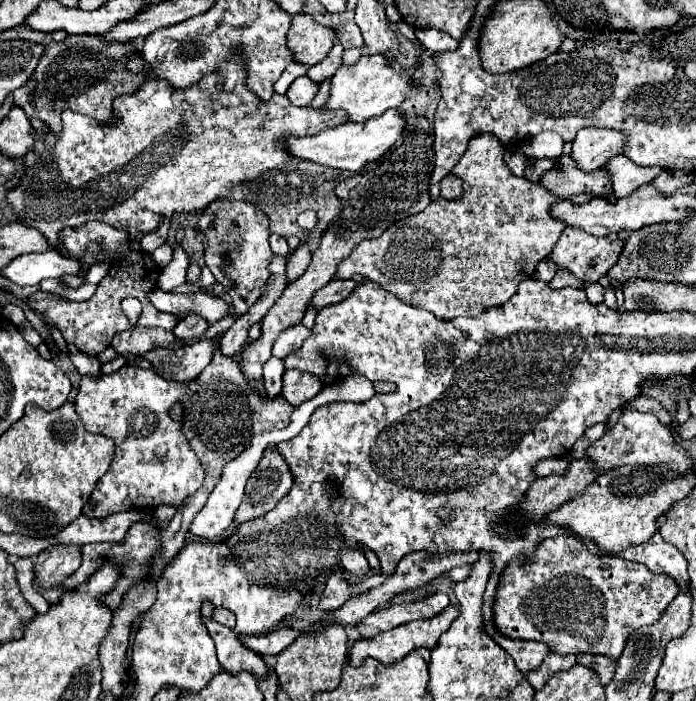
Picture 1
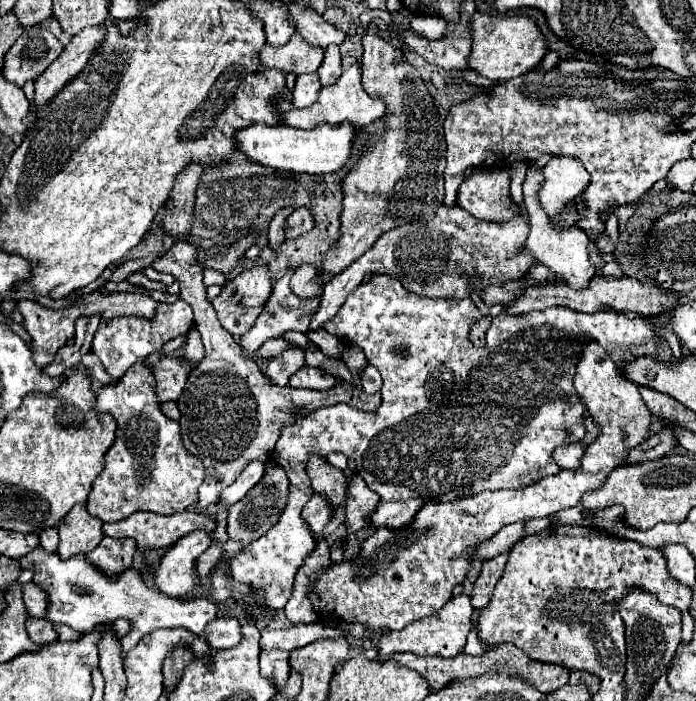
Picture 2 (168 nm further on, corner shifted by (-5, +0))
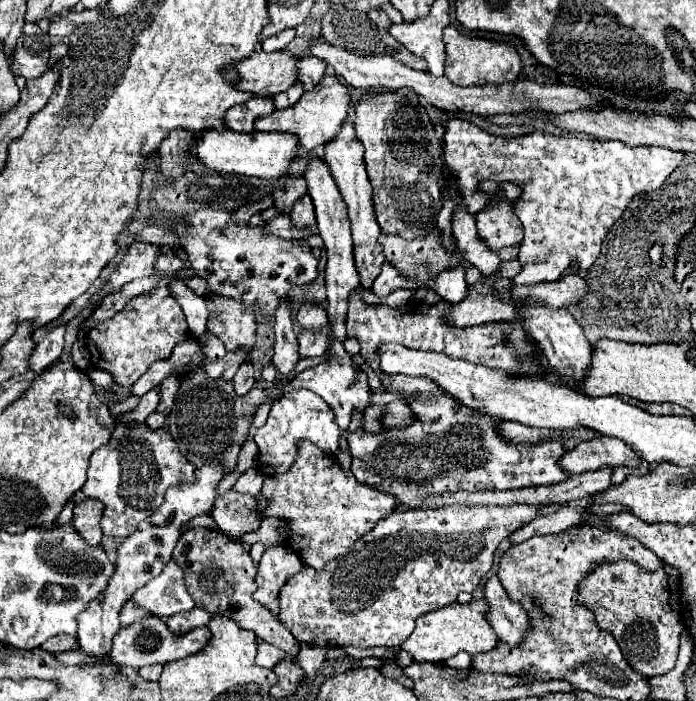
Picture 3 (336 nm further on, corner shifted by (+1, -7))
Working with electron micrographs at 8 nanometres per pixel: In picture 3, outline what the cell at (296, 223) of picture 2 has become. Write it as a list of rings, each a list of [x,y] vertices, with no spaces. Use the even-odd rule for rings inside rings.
[[[304,194],[292,208],[290,220],[294,228],[316,228],[316,216],[314,216],[314,206],[308,194]]]

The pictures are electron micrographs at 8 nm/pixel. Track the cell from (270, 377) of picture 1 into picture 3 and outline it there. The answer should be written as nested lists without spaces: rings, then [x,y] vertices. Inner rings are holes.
[[[284,304],[276,310],[276,324],[274,324],[276,340],[274,340],[274,356],[272,364],[282,376],[288,376],[294,372],[300,354],[296,352],[296,334],[292,330],[292,318],[290,318],[290,304]]]

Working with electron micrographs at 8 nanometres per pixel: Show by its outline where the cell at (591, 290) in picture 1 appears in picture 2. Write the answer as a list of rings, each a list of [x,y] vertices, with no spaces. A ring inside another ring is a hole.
[[[530,163],[526,181],[522,185],[522,189],[524,189],[524,205],[526,205],[528,215],[530,215],[530,235],[528,235],[522,251],[530,253],[534,259],[546,263],[570,287],[582,289],[582,285],[586,285],[586,281],[590,281],[590,277],[596,273],[596,269],[592,267],[592,263],[588,259],[590,241],[586,239],[586,233],[582,233],[578,227],[568,227],[568,229],[552,227],[550,217],[544,213],[542,205],[538,205],[538,185],[542,185],[542,169],[536,169],[534,163]]]

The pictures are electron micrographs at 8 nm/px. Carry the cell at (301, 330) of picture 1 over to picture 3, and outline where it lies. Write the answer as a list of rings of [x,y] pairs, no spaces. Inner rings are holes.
[[[250,360],[244,362],[244,364],[238,368],[238,372],[236,372],[236,376],[234,376],[236,394],[246,394],[246,392],[254,386],[254,382],[256,382],[254,374],[256,374],[256,366],[254,366]]]

